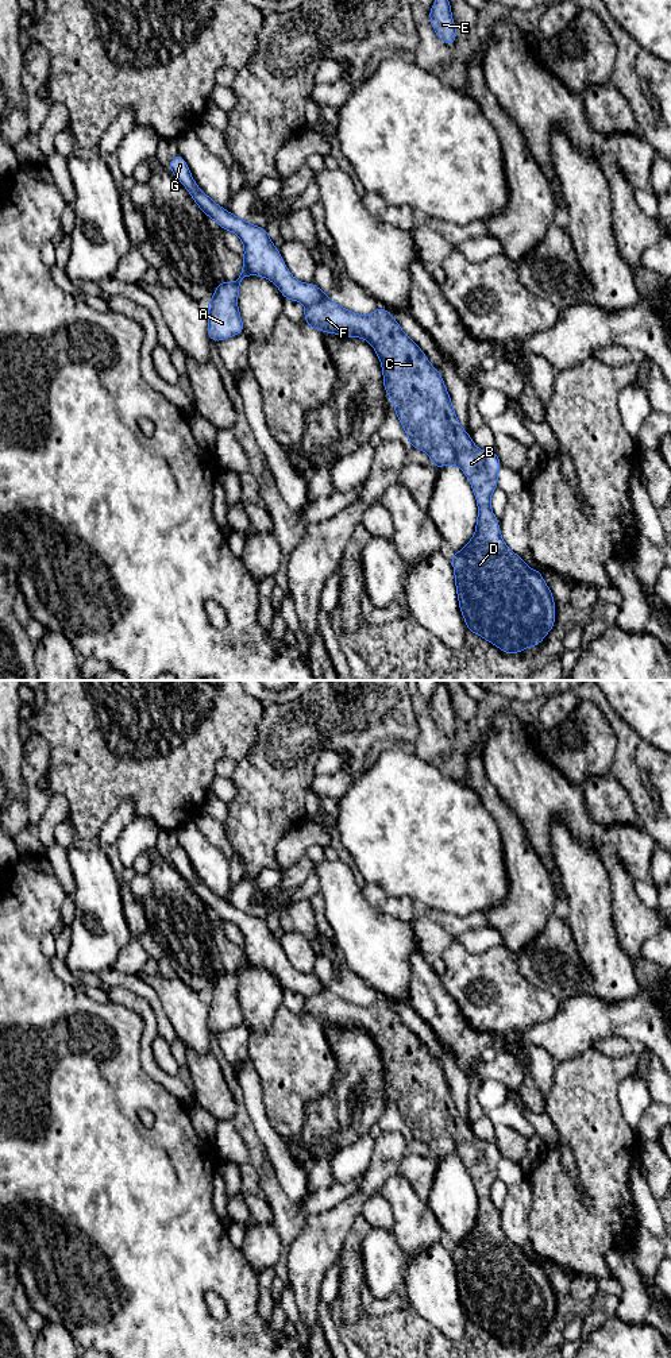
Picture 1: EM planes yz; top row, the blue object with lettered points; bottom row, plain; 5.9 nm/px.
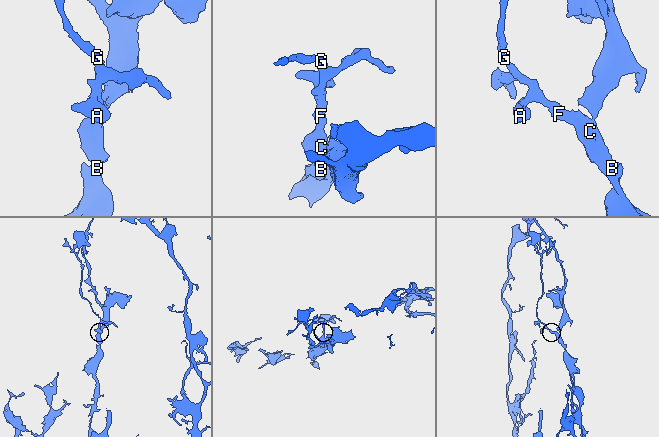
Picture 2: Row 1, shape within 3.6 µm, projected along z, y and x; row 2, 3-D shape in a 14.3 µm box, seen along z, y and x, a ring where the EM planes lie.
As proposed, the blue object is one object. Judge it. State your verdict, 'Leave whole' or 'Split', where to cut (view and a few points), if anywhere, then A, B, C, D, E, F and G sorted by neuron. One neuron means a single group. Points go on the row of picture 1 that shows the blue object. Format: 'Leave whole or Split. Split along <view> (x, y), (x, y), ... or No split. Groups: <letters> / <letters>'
Split. Split along yz (327, 297), (307, 307). Groups: A G / B C D E F

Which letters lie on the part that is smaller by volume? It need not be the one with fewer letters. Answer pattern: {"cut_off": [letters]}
{"cut_off": ["A", "G"]}

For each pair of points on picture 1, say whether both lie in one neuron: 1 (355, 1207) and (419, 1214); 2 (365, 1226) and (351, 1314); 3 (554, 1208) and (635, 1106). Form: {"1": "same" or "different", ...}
{"1": "different", "2": "same", "3": "different"}

